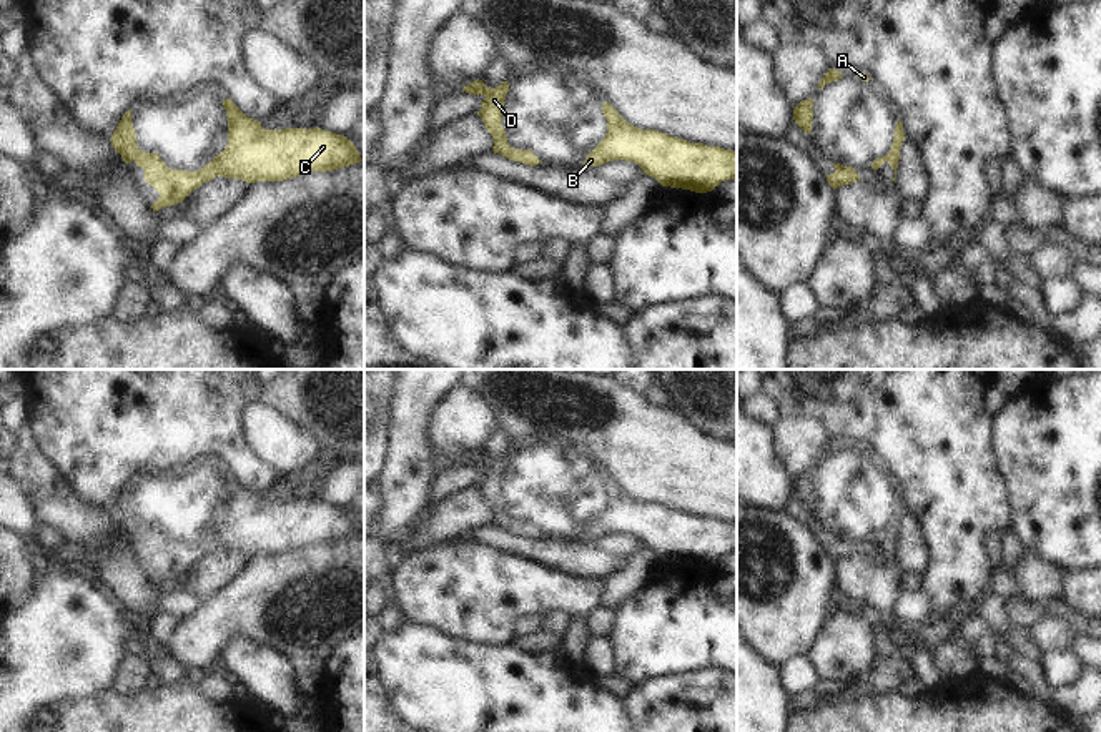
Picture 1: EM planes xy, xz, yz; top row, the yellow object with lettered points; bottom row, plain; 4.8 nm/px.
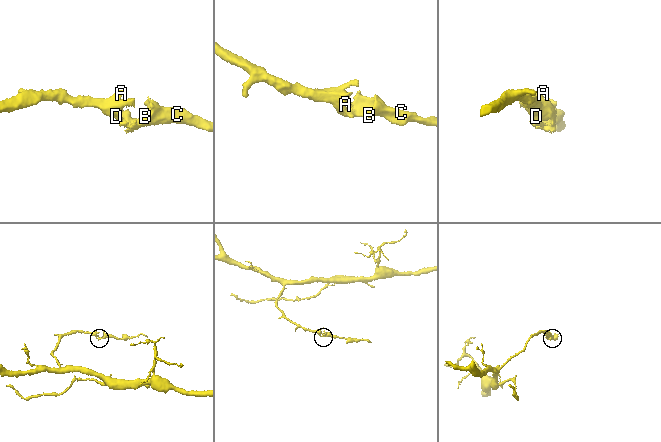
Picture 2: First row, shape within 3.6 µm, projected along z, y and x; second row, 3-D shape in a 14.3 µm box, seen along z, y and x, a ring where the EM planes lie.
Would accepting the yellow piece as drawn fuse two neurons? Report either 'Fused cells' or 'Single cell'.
Single cell.

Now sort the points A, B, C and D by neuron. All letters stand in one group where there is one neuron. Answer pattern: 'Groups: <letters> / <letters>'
Groups: A B C D.

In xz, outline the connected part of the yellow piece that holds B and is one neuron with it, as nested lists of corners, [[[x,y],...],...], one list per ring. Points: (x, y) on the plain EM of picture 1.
[[[604,474],[607,492],[604,512],[585,529],[584,539],[614,532],[632,534],[662,559],[712,564],[725,552],[737,551],[737,526],[720,519],[690,516],[657,502],[639,502]]]

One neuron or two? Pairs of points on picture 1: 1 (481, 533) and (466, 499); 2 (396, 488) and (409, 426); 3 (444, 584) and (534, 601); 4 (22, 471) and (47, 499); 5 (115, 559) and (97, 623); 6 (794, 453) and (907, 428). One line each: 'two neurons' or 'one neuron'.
1: two neurons
2: one neuron
3: one neuron
4: one neuron
5: two neurons
6: two neurons

